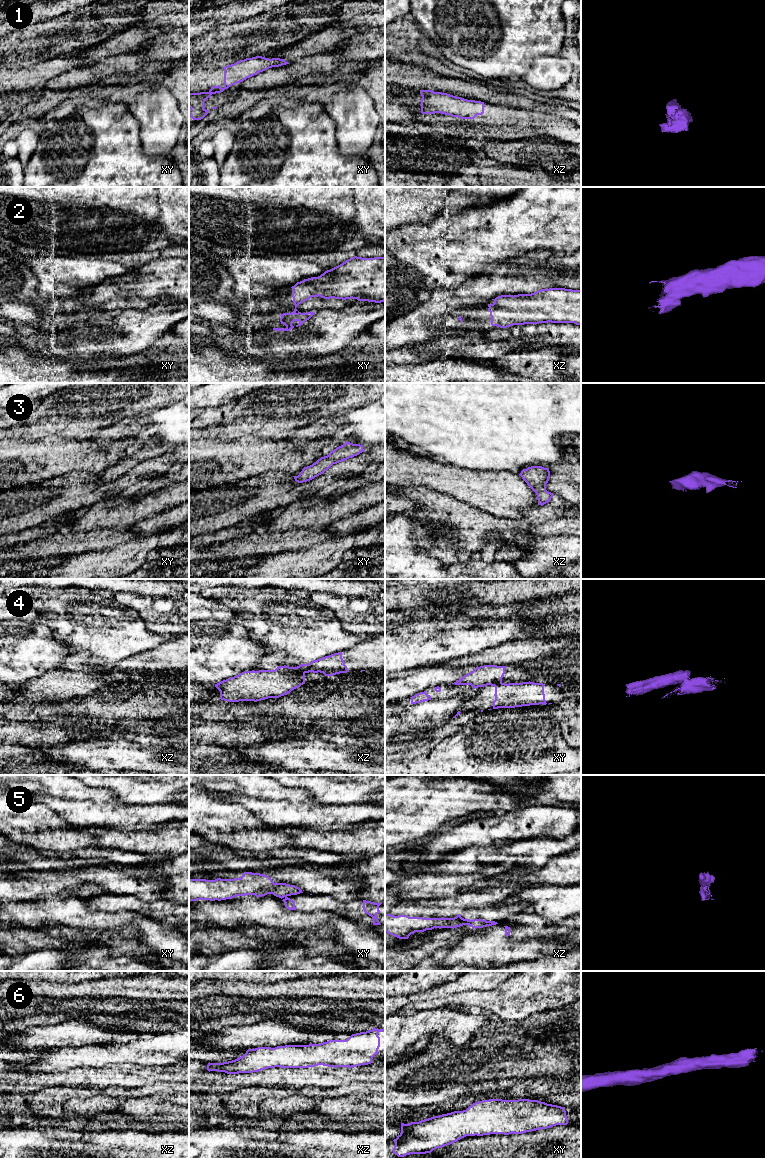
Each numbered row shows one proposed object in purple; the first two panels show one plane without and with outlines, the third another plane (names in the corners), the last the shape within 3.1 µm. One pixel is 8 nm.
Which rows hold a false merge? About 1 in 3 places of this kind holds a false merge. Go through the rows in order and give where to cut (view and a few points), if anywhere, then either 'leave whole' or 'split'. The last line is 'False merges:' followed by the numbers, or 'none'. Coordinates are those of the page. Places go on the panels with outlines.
1: no cut; leave whole
2: no cut; leave whole
3: no cut; leave whole
4: cut in xz along (295, 667), (297, 671), (304, 673); split
5: cut in xy along (301, 891), (298, 893); split
6: no cut; leave whole
False merges: 4, 5

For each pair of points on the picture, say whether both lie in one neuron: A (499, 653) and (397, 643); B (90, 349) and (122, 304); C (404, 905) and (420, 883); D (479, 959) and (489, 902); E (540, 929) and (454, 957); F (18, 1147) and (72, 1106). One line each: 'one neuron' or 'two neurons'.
A: two neurons
B: two neurons
C: two neurons
D: two neurons
E: two neurons
F: two neurons

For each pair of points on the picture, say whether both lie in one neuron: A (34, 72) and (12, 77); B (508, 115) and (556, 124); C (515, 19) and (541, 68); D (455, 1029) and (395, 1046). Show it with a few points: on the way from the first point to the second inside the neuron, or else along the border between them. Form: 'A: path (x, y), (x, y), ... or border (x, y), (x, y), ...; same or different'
A: path (29, 77), (17, 77); same
B: path (520, 124), (544, 125); same
C: border (558, 54), (538, 55), (523, 77); different
D: path (440, 1026), (415, 1026), (410, 1031); same

